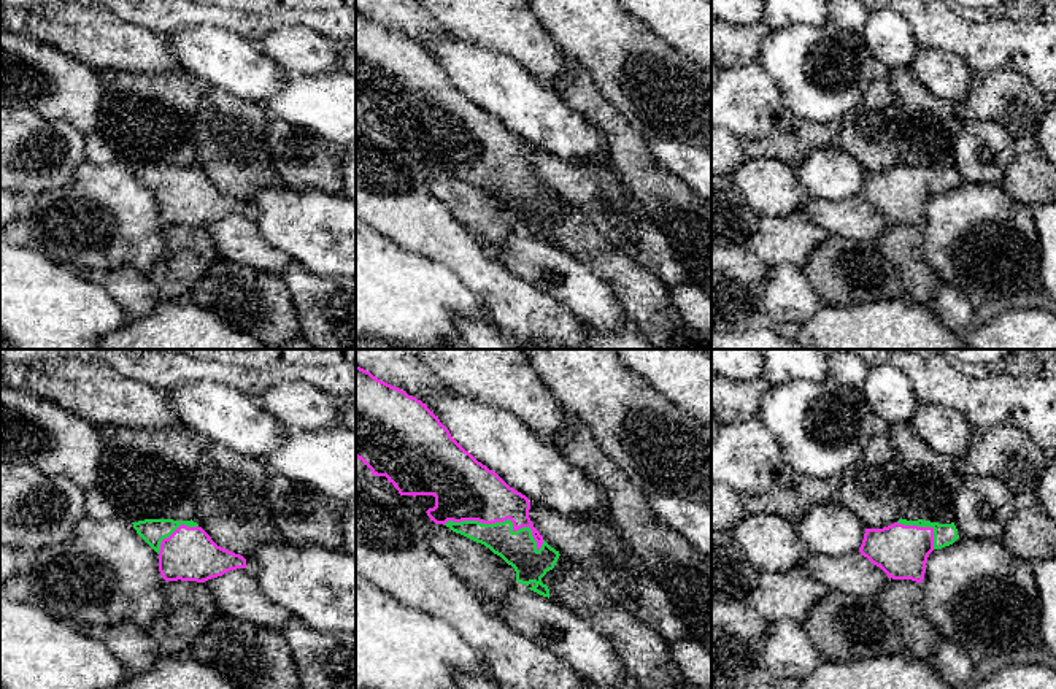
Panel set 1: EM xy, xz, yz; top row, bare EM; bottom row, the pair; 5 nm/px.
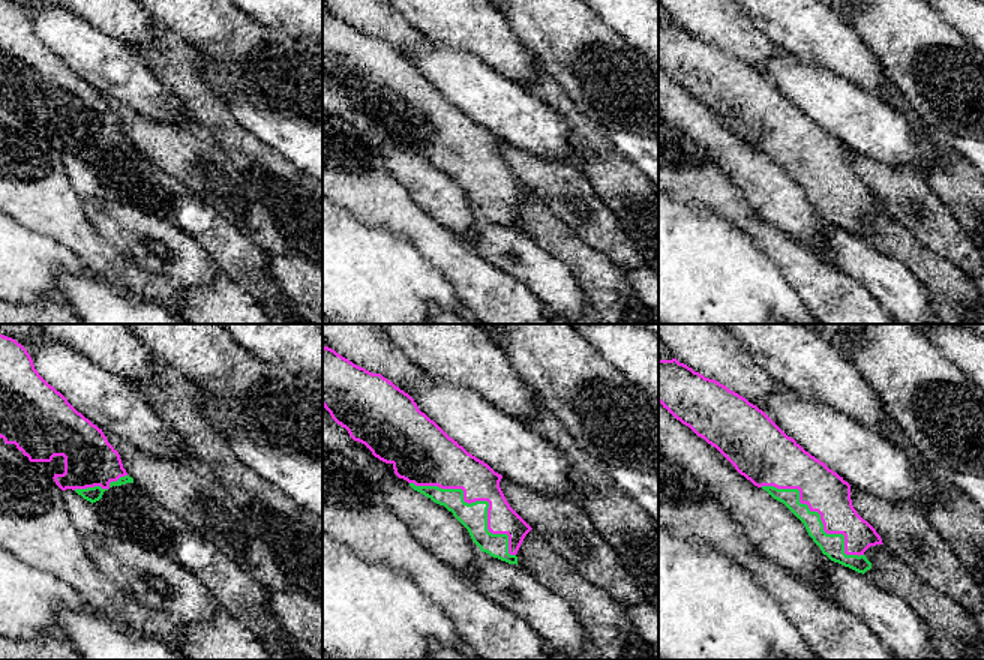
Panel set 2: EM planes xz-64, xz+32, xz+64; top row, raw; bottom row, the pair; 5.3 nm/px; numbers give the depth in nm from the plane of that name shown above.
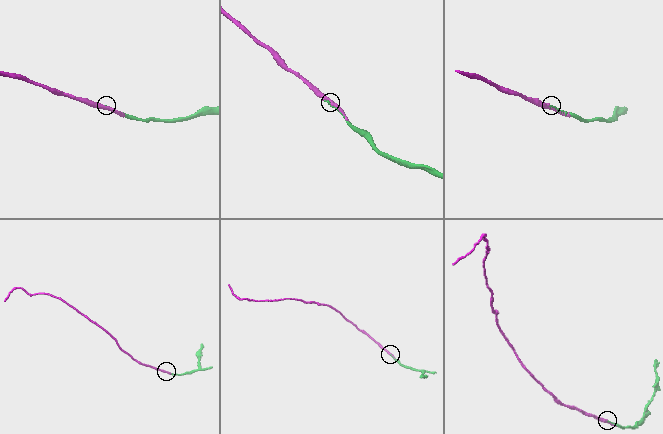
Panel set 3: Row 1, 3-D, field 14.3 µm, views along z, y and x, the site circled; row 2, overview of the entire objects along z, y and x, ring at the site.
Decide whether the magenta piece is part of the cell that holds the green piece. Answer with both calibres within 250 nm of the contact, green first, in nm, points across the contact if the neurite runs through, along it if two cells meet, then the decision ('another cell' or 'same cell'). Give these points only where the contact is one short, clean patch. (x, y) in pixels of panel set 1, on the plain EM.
calibres 180 and 320 nm; same cell

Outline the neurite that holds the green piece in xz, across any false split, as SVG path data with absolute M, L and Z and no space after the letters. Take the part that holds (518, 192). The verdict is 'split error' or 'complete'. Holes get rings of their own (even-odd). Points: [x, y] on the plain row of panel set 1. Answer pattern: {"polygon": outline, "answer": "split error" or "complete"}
{"polygon": "M357 10L356 102L372 119L386 121L400 140L434 140L435 151L426 156L430 165L484 189L515 213L518 227L549 243L541 222L561 198L534 171L529 143L465 95L426 48Z", "answer": "split error"}

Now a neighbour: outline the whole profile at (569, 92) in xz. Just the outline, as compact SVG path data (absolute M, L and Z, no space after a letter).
M567 56L567 68L559 97L600 130L613 171L667 237L689 283L711 295L711 205L651 154L646 137L603 97L586 67Z

